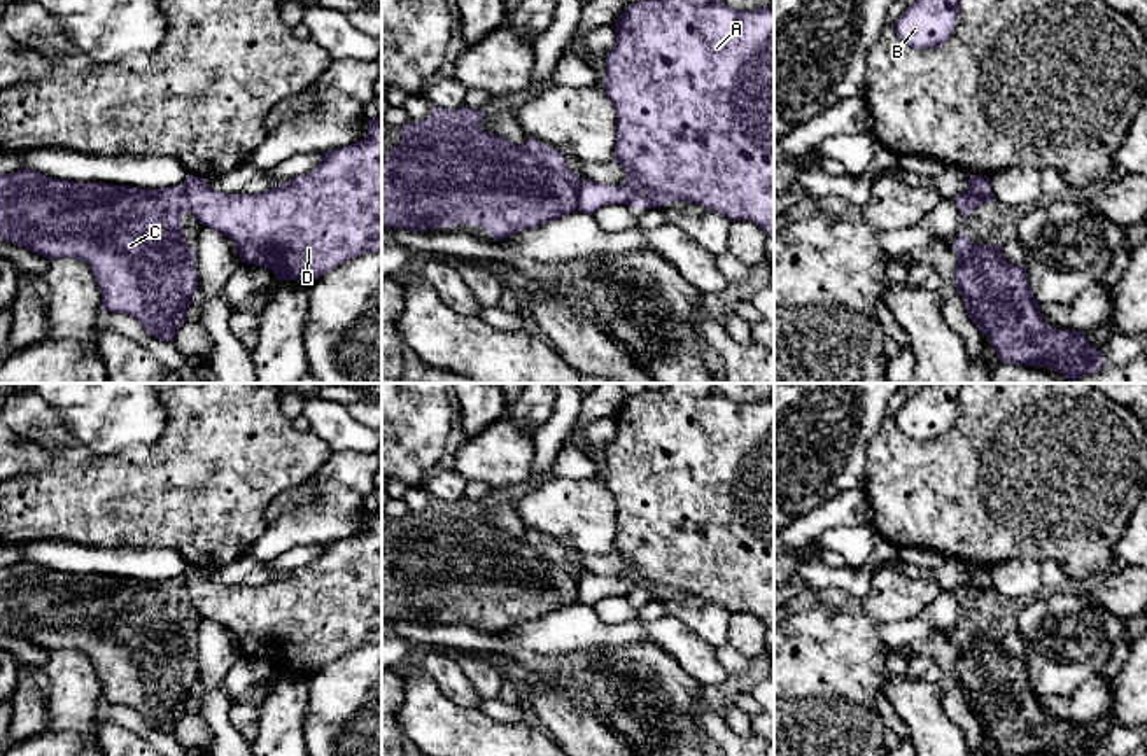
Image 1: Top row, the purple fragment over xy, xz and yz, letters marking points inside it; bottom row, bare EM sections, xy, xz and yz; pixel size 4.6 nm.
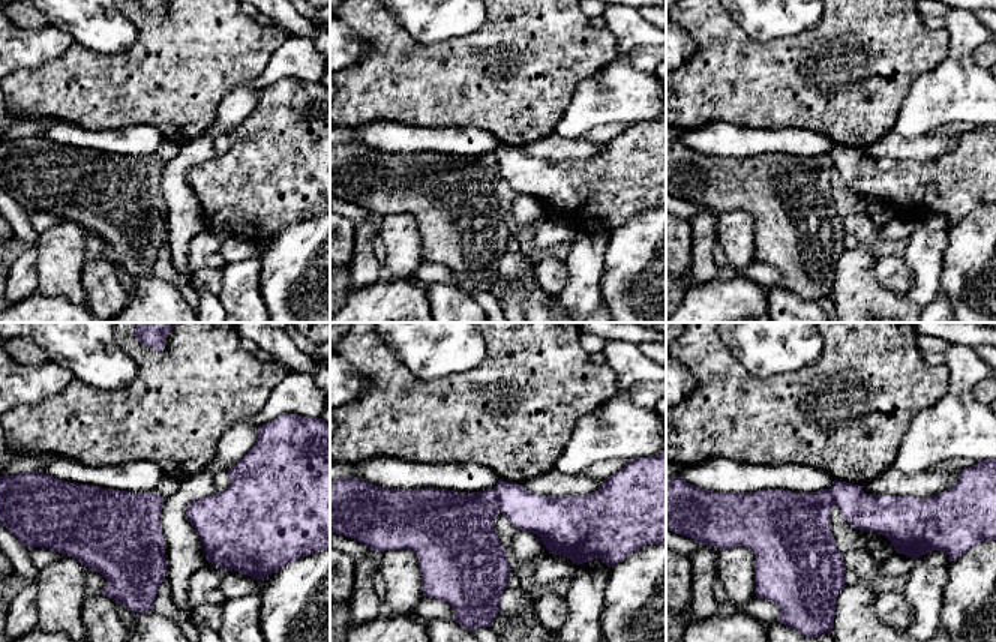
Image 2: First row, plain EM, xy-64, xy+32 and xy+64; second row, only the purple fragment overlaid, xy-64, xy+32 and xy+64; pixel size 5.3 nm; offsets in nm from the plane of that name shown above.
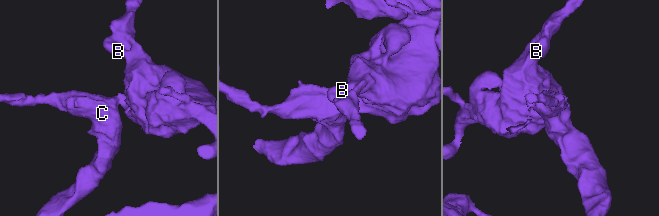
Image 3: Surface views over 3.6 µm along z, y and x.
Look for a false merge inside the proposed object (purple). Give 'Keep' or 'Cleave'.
Cleave

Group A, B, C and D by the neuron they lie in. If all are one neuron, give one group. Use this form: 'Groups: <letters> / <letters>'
Groups: A B D / C

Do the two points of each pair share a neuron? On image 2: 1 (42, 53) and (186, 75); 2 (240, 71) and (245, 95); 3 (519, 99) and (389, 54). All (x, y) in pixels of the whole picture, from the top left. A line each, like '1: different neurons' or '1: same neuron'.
1: different neurons
2: different neurons
3: same neuron

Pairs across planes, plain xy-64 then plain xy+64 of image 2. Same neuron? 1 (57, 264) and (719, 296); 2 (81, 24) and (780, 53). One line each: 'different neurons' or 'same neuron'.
1: different neurons
2: different neurons

